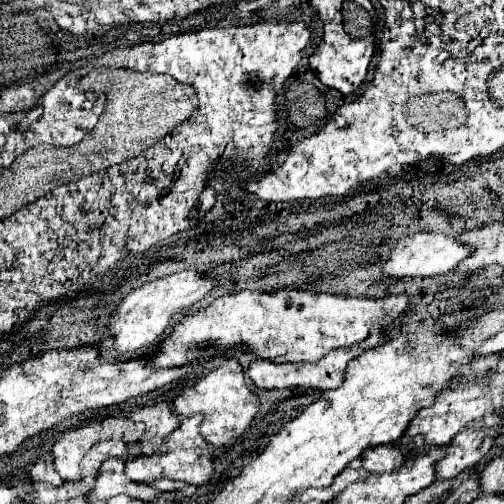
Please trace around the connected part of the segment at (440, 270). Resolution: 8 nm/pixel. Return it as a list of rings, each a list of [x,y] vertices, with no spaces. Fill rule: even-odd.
[[[415,233],[409,237],[403,237],[397,241],[395,249],[391,251],[389,259],[383,265],[383,271],[391,279],[403,279],[403,277],[435,277],[449,273],[457,267],[461,259],[465,259],[471,253],[469,247],[463,247],[455,237],[447,237],[443,233]]]

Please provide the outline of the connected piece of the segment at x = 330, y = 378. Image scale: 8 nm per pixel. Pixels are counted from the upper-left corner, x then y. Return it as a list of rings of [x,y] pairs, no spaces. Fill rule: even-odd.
[[[373,331],[363,343],[359,343],[355,347],[343,347],[343,349],[329,351],[325,357],[321,357],[315,363],[271,363],[267,359],[255,359],[249,365],[249,377],[251,377],[253,385],[259,389],[281,389],[281,387],[315,387],[321,391],[335,389],[341,383],[347,363],[351,359],[359,357],[363,351],[379,345],[379,341],[381,341],[381,331]]]

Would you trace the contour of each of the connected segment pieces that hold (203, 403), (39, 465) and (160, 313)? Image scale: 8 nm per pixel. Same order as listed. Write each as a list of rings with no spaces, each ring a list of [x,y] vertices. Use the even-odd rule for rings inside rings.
[[[227,359],[227,361],[221,361],[221,365],[217,369],[213,369],[207,377],[197,381],[197,385],[181,391],[173,401],[173,411],[183,415],[183,417],[187,417],[191,413],[201,413],[205,417],[203,425],[201,425],[201,435],[211,445],[223,447],[231,439],[241,437],[243,429],[251,425],[255,413],[259,411],[259,397],[245,383],[243,367],[239,365],[239,361]],[[233,427],[237,427],[237,429],[233,431]]]
[[[49,453],[41,455],[29,473],[31,473],[31,479],[37,481],[37,483],[51,483],[51,485],[61,485],[63,483],[59,473],[55,471],[53,457]]]
[[[187,269],[169,277],[155,279],[131,291],[131,295],[127,295],[123,303],[117,307],[117,311],[111,315],[107,325],[109,337],[113,341],[113,349],[119,353],[125,353],[125,351],[137,351],[139,347],[147,347],[147,343],[153,343],[157,337],[165,333],[167,325],[173,321],[177,313],[201,301],[213,289],[213,285],[215,285],[215,279],[205,279],[195,269]]]

